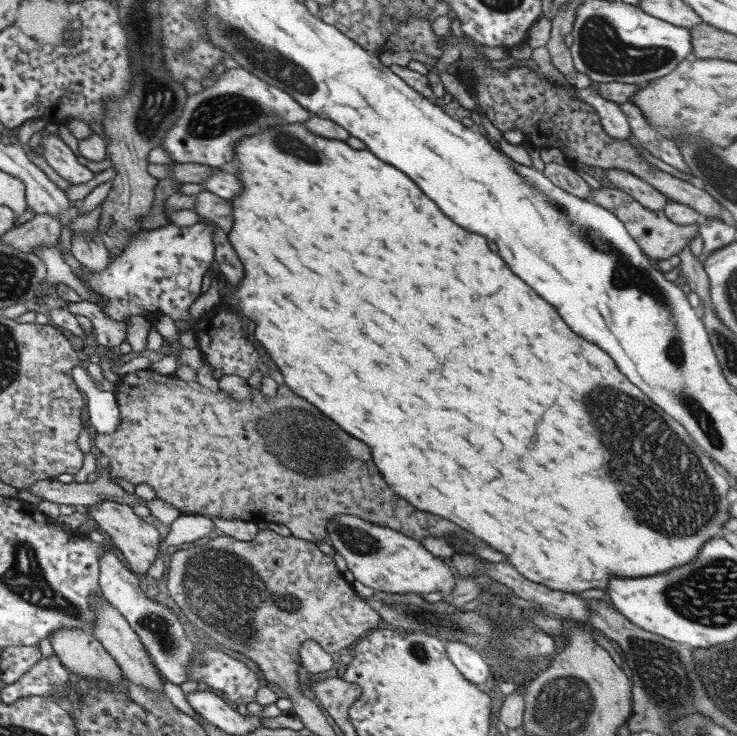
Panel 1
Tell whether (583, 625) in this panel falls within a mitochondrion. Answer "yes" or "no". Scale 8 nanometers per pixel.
no

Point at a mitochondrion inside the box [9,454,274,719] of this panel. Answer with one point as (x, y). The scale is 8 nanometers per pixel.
(222, 588)

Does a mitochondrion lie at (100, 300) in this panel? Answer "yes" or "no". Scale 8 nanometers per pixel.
no

